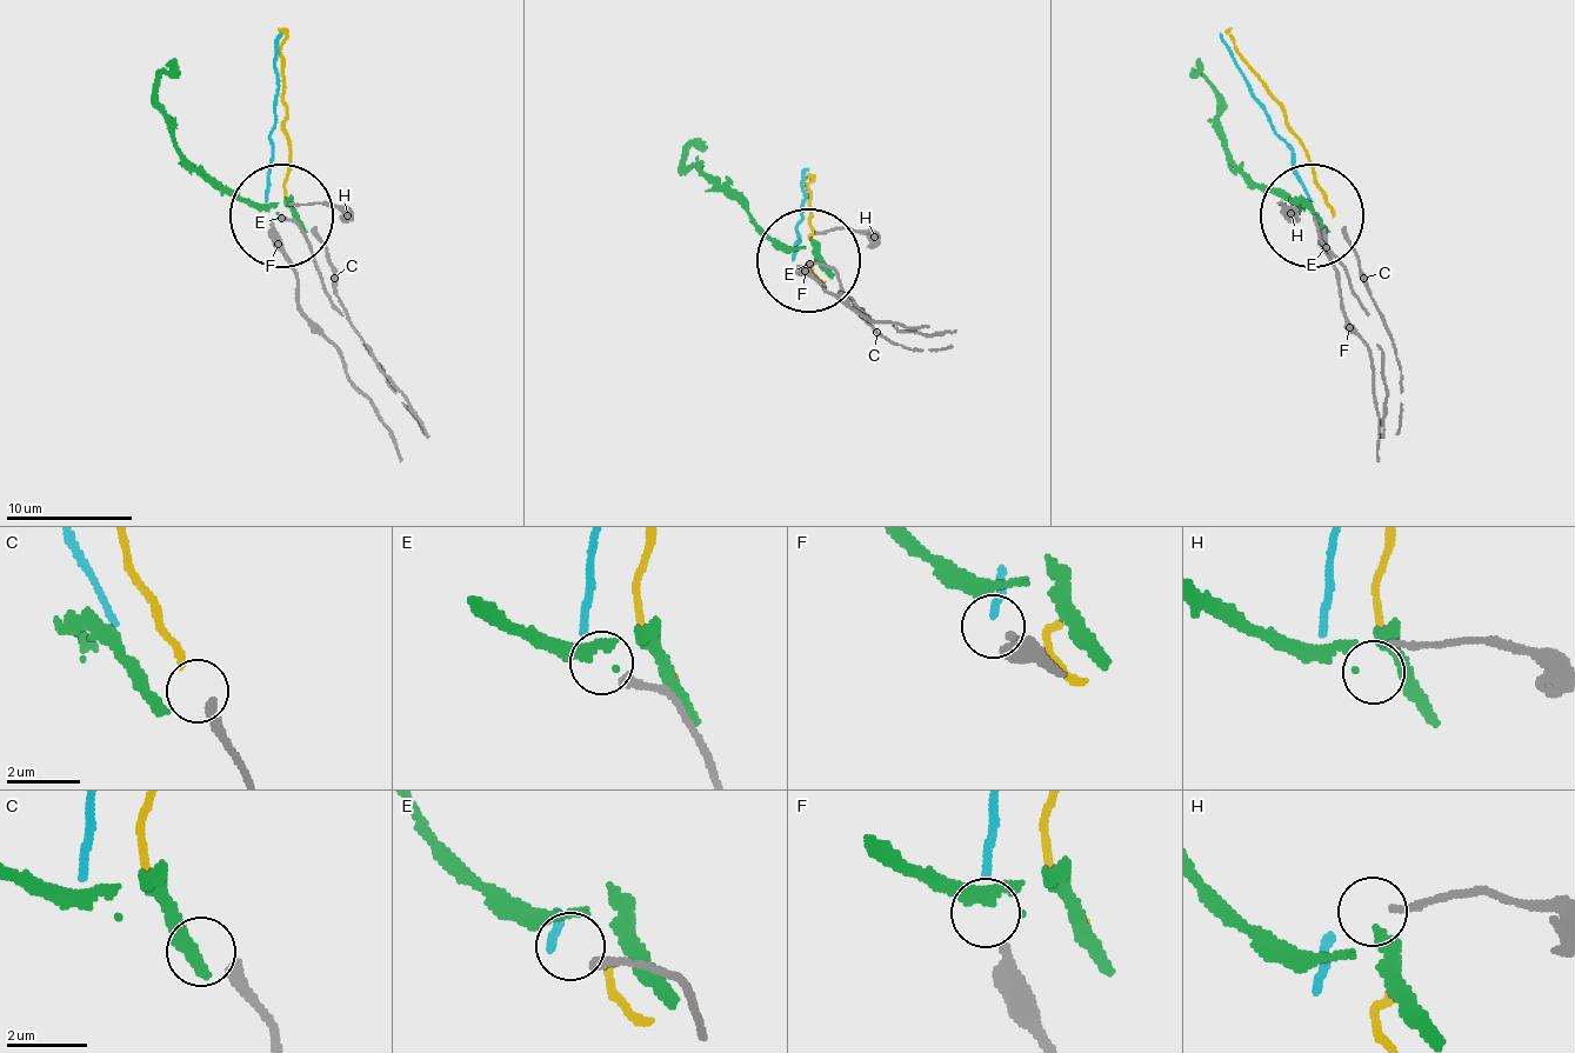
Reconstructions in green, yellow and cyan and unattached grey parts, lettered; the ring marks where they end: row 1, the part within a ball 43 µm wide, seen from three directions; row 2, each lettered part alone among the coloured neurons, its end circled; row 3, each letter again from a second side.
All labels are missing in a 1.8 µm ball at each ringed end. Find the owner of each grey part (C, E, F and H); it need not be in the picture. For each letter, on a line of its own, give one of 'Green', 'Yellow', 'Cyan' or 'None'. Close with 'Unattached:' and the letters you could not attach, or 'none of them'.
C: Yellow
E: None
F: Cyan
H: None
Unattached: E, H

